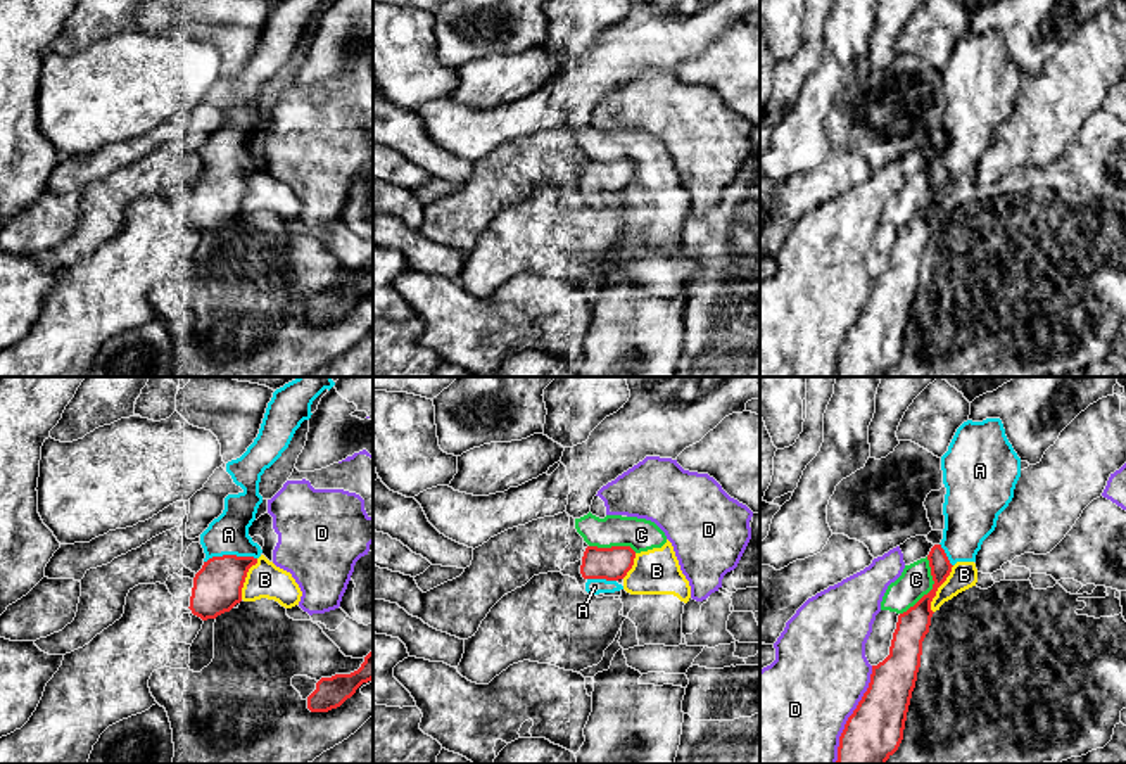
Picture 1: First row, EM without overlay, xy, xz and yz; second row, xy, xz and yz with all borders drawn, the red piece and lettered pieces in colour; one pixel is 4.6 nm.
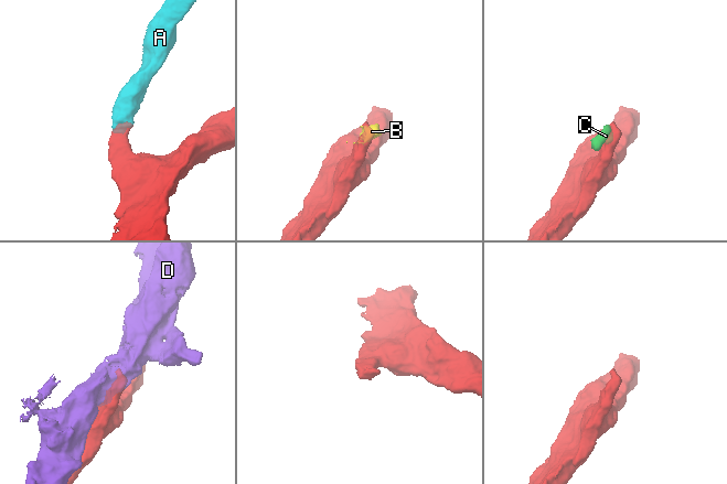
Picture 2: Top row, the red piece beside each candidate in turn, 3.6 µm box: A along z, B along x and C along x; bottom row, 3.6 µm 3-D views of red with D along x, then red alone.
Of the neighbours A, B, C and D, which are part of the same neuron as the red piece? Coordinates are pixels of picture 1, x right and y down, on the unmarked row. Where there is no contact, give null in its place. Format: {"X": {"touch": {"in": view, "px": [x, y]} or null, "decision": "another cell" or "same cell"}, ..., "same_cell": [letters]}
{"A": {"touch": {"in": "xy", "px": [230, 168]}, "decision": "same cell"}, "B": {"touch": {"in": "yz", "px": [936, 203]}, "decision": "another cell"}, "C": {"touch": {"in": "yz", "px": [933, 201]}, "decision": "another cell"}, "D": {"touch": {"in": "yz", "px": [852, 327]}, "decision": "another cell"}, "same_cell": ["A"]}

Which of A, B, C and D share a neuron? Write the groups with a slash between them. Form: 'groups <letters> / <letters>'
groups A / B C / D

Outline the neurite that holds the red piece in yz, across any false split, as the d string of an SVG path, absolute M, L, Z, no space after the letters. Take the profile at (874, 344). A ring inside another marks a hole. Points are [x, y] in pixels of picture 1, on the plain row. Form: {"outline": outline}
{"outline": "M1000 31L964 35L941 69L943 97L946 100L943 128L945 142L939 157L927 168L933 202L914 220L898 228L889 268L872 278L870 296L839 349L836 377L886 377L903 353L907 325L920 280L922 254L931 239L931 214L957 175L976 175L983 154L995 143L998 128L1014 111L1021 90L1021 71L1005 48Z"}

